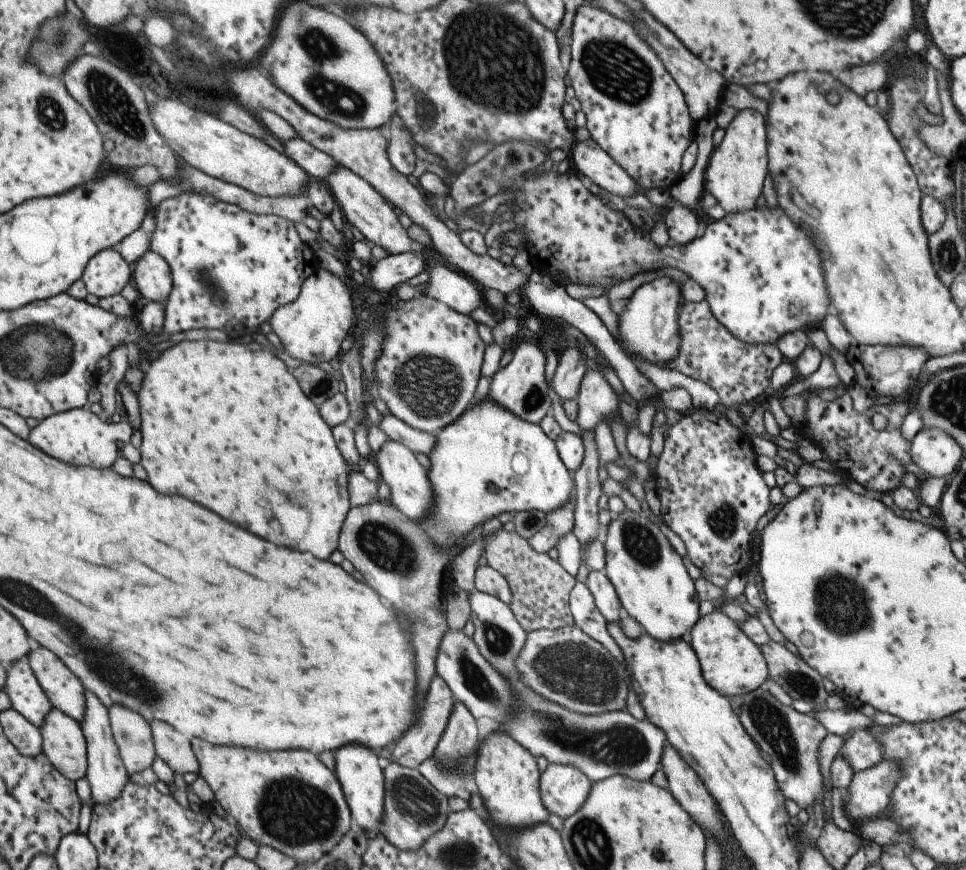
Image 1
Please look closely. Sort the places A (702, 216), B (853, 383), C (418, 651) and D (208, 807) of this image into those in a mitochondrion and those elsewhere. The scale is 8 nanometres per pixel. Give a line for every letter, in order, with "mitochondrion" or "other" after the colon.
A: other
B: other
C: other
D: other

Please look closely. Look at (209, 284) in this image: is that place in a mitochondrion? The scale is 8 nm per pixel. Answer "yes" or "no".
yes

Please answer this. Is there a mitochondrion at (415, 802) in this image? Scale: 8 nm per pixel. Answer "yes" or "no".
yes

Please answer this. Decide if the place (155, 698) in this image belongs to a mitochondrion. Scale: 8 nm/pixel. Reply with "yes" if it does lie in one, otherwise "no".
yes

